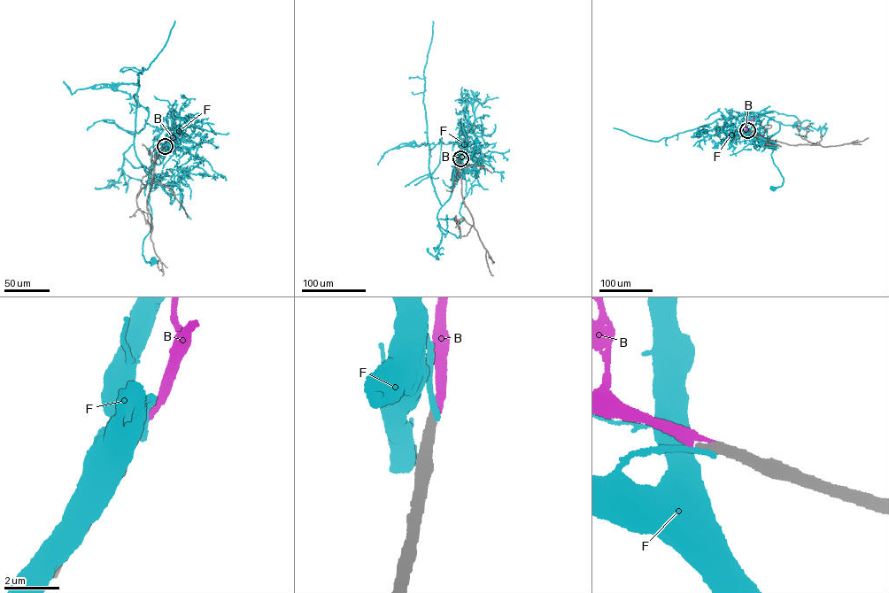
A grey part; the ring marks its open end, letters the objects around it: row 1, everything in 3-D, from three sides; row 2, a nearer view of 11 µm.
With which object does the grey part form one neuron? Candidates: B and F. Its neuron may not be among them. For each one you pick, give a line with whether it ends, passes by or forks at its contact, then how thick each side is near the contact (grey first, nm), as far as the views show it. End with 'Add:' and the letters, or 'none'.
B: It ends there. Thickness 360 nm (grey) against 220 nm
Add: B

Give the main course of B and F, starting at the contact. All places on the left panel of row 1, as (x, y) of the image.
B: (165, 146), (168, 135), (176, 140)
F: (165, 147), (149, 174), (151, 219), (142, 255), (147, 262), (154, 260)

